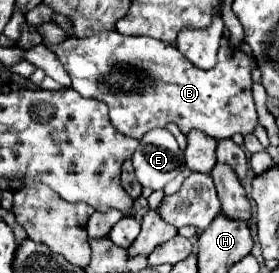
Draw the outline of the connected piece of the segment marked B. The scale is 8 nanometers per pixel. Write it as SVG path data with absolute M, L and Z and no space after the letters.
M104 31L102 35L86 39L76 39L74 35L70 35L58 45L48 45L48 49L52 49L62 61L66 73L72 79L72 89L76 89L84 97L104 101L110 109L112 125L128 137L142 139L154 127L176 123L184 135L192 129L200 129L214 139L226 139L234 133L250 135L260 123L252 99L252 69L258 67L258 61L240 49L232 51L230 45L220 47L218 65L208 71L194 67L174 45L166 41L158 41L152 37L128 37L120 35L118 31Z

